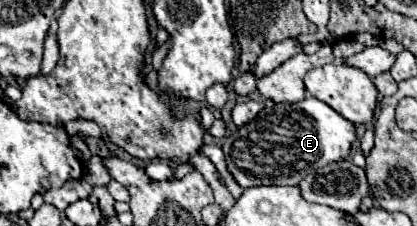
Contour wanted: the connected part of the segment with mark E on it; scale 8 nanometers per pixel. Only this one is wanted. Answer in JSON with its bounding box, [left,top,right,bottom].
[224,96,356,188]

